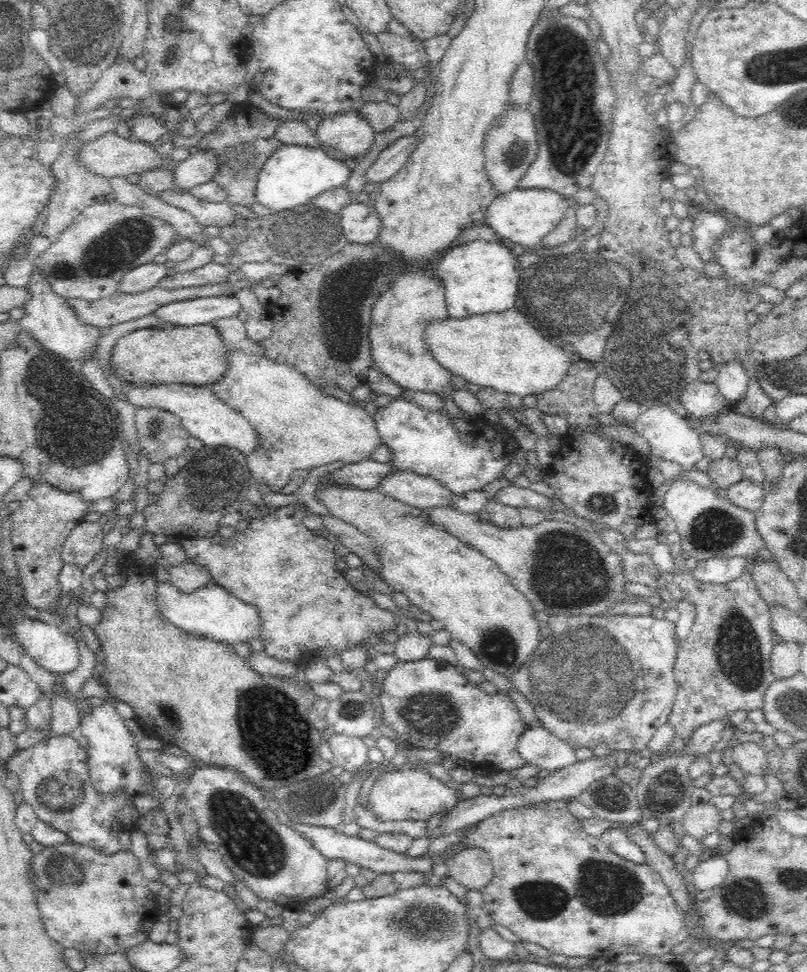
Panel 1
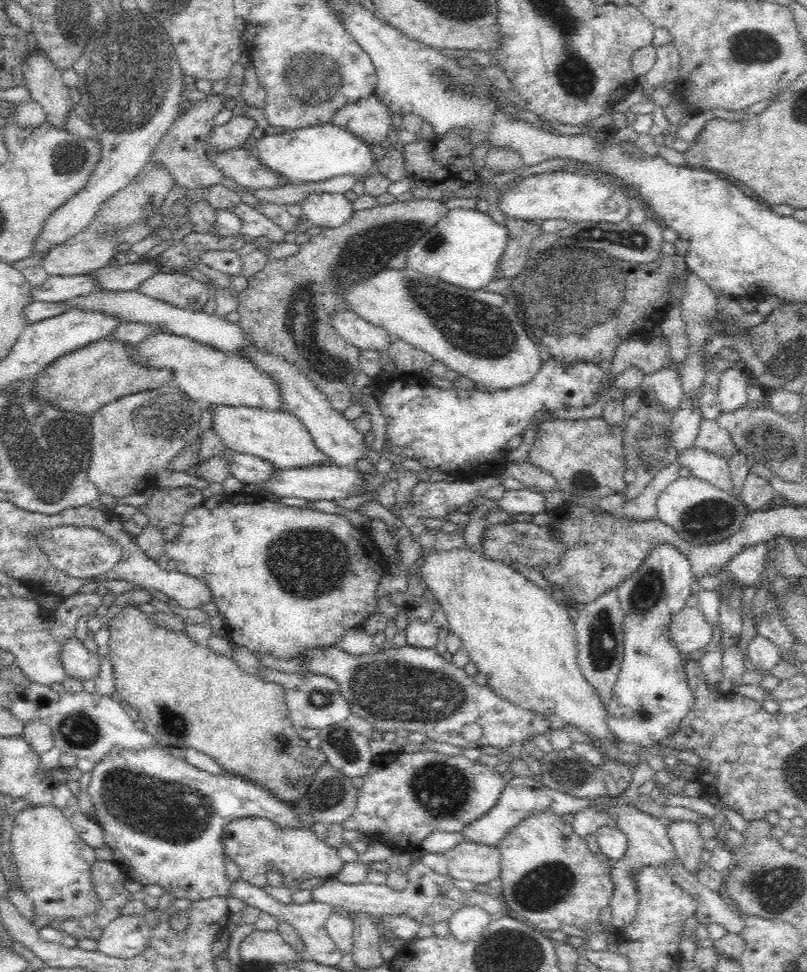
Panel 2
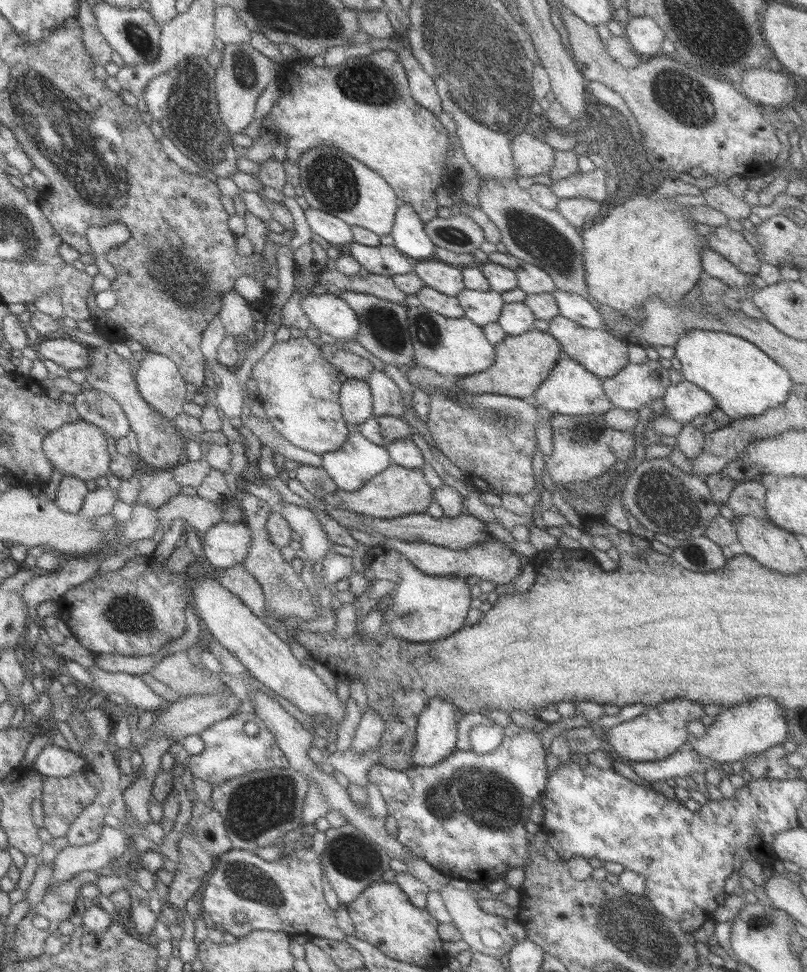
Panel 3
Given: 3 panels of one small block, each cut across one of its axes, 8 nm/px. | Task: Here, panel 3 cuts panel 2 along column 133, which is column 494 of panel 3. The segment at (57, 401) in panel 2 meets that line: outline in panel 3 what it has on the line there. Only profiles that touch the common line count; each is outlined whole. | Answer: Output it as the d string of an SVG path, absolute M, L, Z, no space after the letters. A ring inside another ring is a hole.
M532 329L518 336L506 335L494 346L493 352L493 363L485 370L464 377L456 377L457 388L469 394L497 393L499 396L529 399L541 381L549 375L549 371L562 351L551 336Z

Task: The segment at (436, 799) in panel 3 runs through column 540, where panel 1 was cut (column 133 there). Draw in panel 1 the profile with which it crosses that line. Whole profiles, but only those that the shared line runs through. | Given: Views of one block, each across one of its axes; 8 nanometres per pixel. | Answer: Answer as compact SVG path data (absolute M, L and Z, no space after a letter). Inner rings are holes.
M111 700L104 702L102 706L94 708L88 715L82 717L79 733L88 739L87 766L89 767L89 778L98 792L112 794L125 790L133 794L134 798L142 796L144 790L144 772L136 744L134 744L124 720L116 711Z

